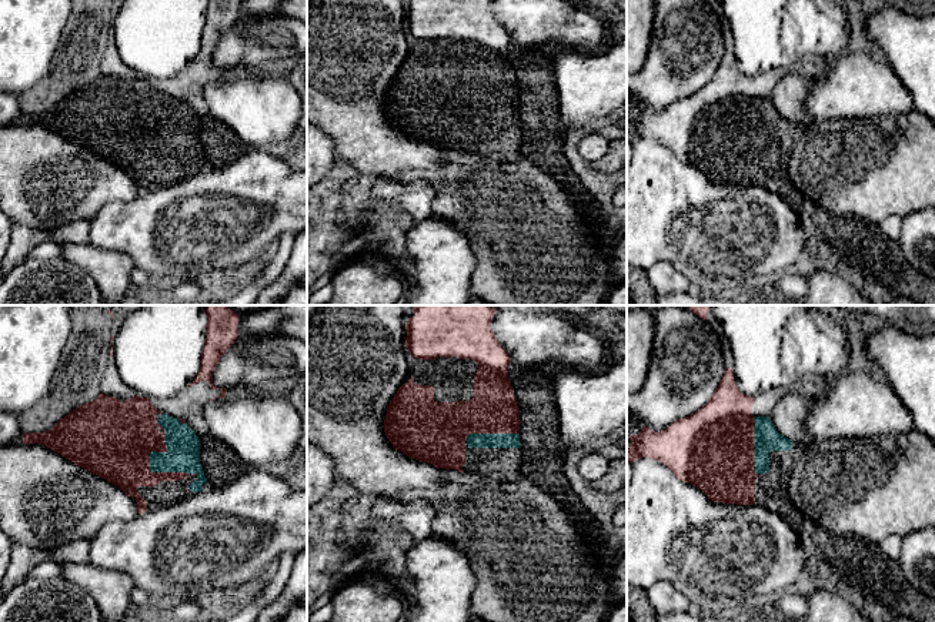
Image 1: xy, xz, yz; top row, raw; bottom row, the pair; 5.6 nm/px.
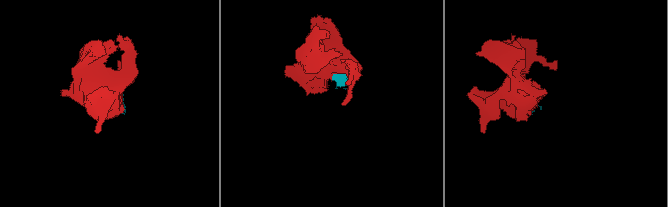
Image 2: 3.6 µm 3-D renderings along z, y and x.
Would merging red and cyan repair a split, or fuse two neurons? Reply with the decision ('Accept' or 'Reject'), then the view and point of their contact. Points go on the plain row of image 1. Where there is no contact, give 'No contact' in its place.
Accept. Touches red at xy (149, 140)

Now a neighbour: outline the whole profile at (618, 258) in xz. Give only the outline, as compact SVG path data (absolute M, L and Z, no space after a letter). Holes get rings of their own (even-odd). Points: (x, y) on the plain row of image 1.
M627 183L615 190L612 205L621 221L621 231L612 240L611 254L611 272L618 284L627 280Z

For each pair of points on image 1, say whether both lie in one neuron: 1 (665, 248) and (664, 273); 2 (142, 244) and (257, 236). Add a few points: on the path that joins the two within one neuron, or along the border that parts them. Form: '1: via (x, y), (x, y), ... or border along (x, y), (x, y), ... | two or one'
1: border along (645, 270), (658, 263), (670, 263), (690, 284) | two
2: via (170, 236), (229, 236) | one

